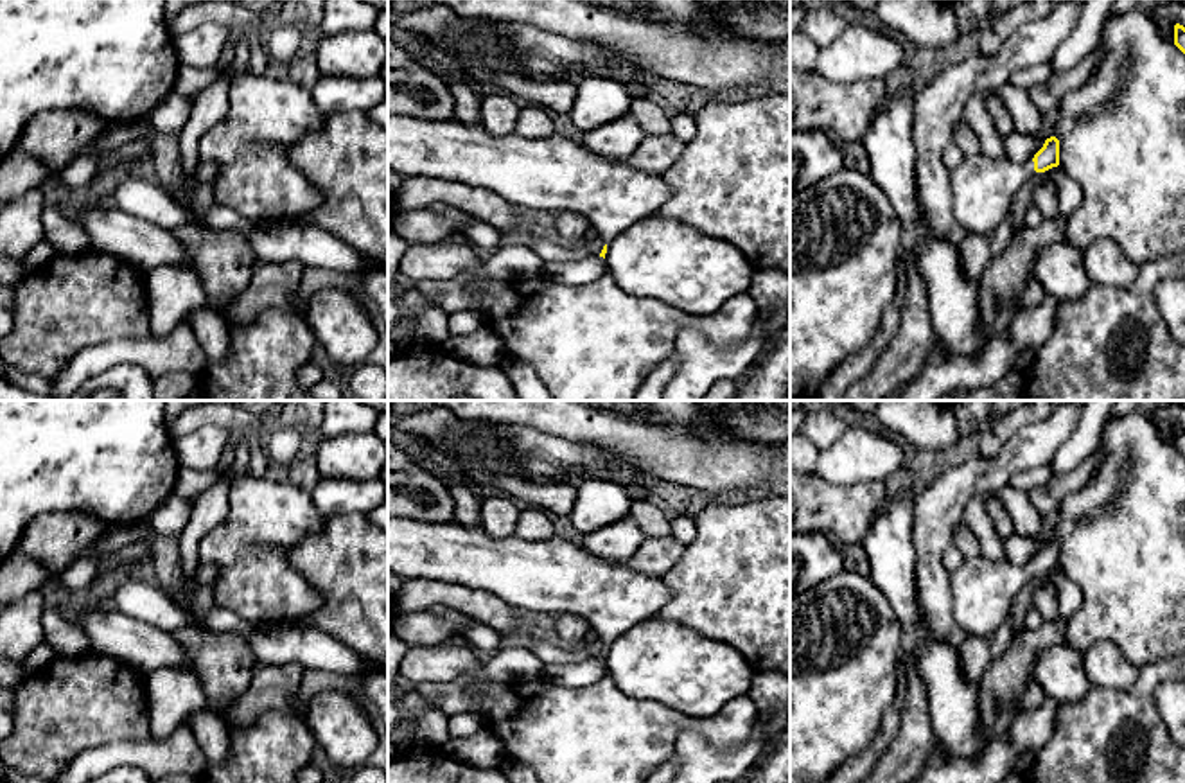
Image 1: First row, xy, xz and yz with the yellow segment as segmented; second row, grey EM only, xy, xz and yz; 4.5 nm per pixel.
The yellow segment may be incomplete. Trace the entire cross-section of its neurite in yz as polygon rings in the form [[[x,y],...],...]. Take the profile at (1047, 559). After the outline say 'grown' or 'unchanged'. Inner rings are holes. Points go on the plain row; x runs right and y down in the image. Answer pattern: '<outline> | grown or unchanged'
[[[1050,539],[1032,562],[964,559],[950,573],[952,618],[968,636],[986,638],[1011,614],[1018,591],[1034,576],[1059,567],[1059,542]]] | grown

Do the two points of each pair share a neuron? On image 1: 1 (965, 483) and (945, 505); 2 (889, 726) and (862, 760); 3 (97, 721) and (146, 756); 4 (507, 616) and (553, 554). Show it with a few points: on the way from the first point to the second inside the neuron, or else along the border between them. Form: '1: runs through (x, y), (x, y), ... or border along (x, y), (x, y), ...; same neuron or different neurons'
1: runs through (959, 489), (948, 500); same neuron
2: runs through (884, 735), (871, 753); same neuron
3: border along (149, 737), (106, 742), (83, 751); different neurons
4: border along (474, 589), (492, 593), (519, 609); different neurons

